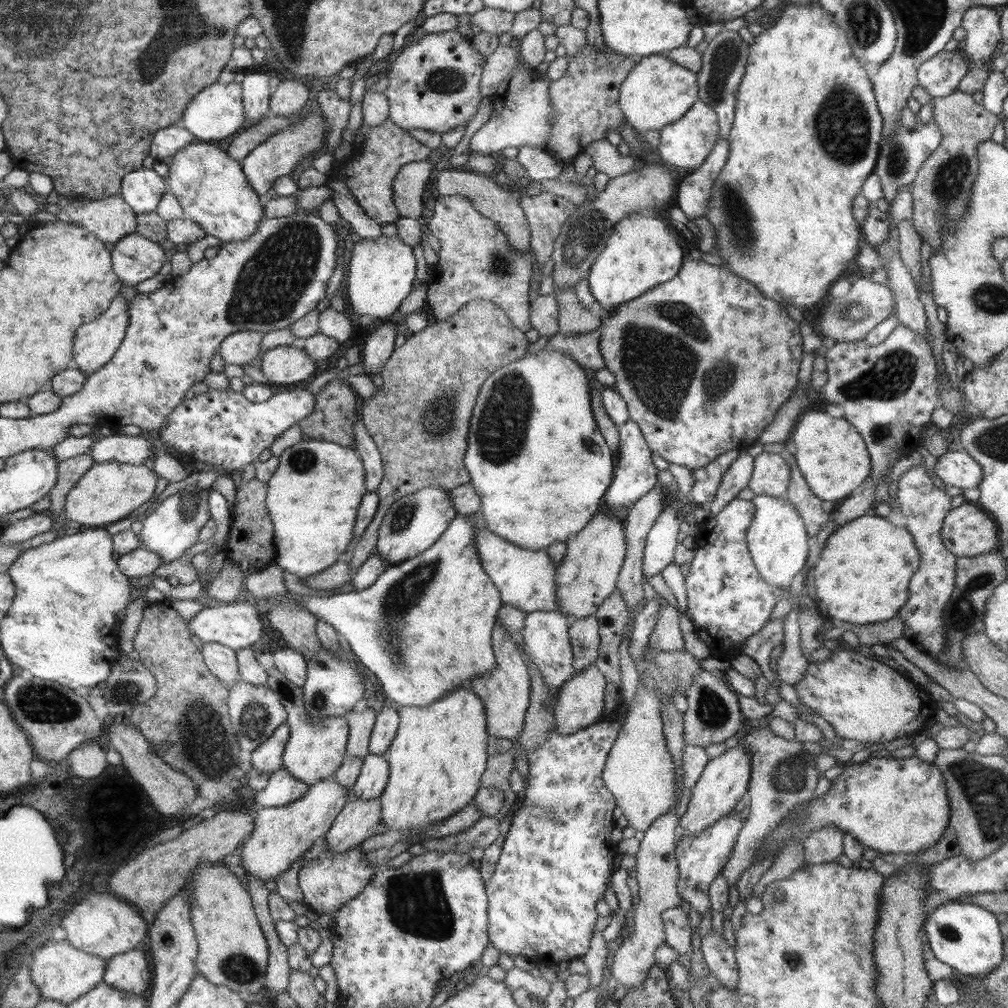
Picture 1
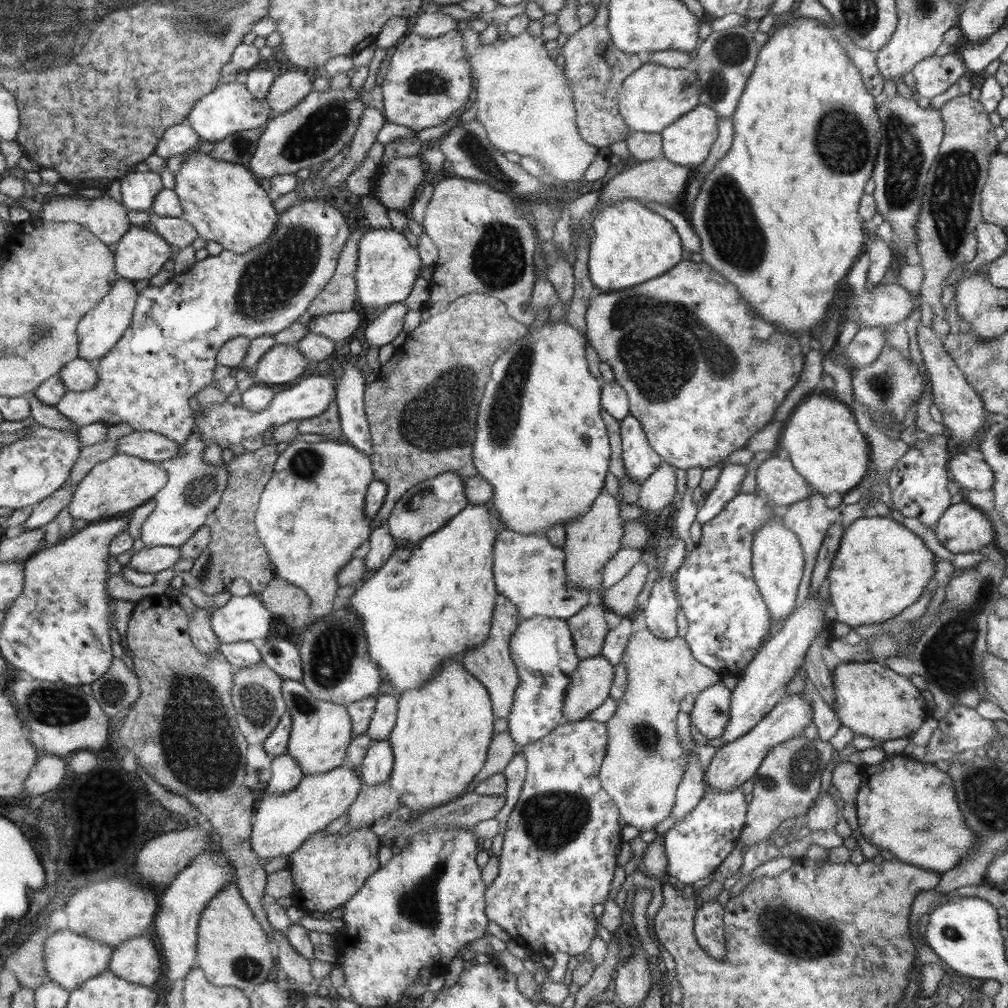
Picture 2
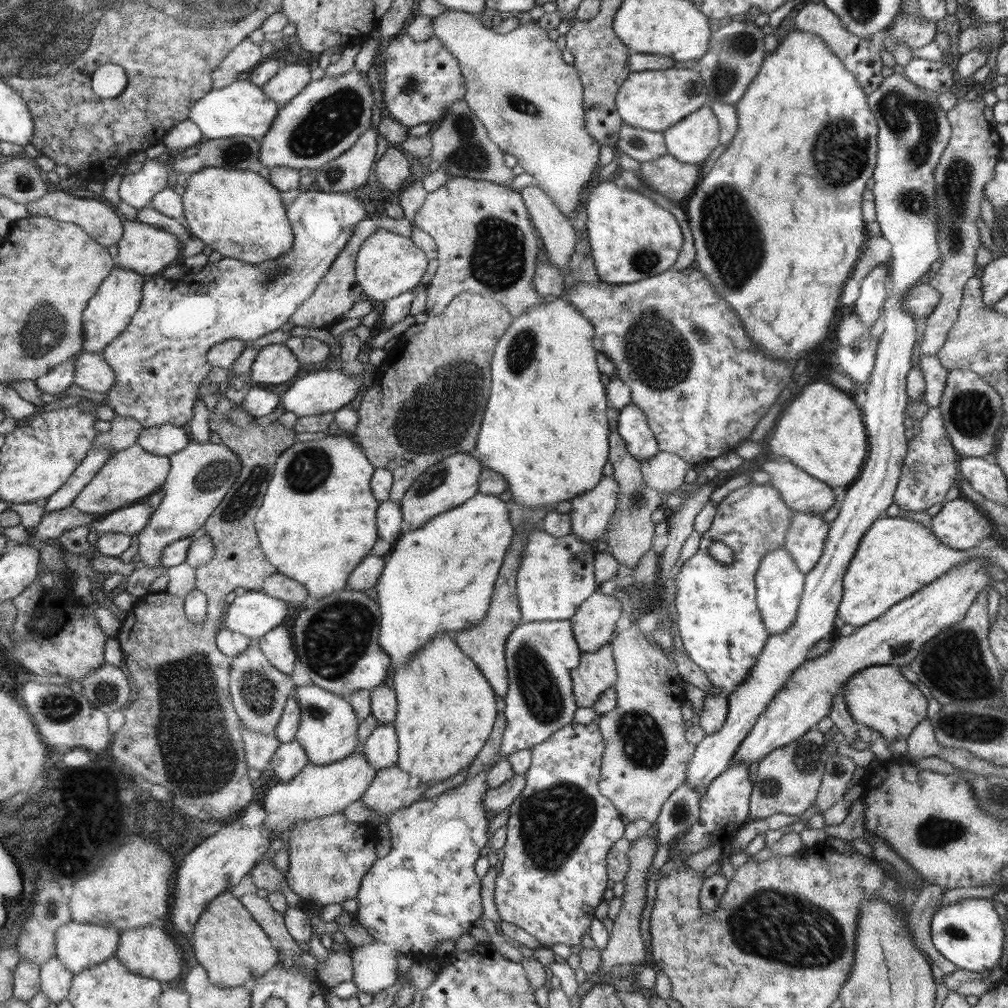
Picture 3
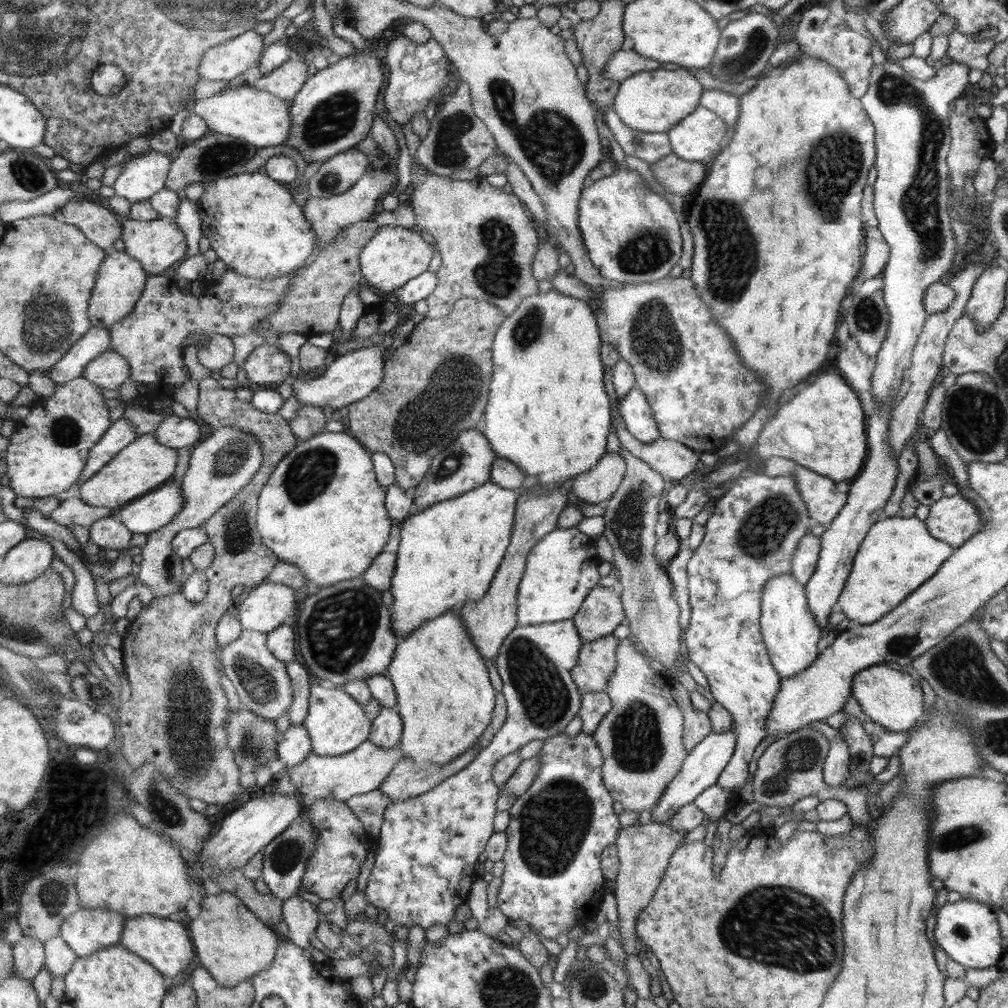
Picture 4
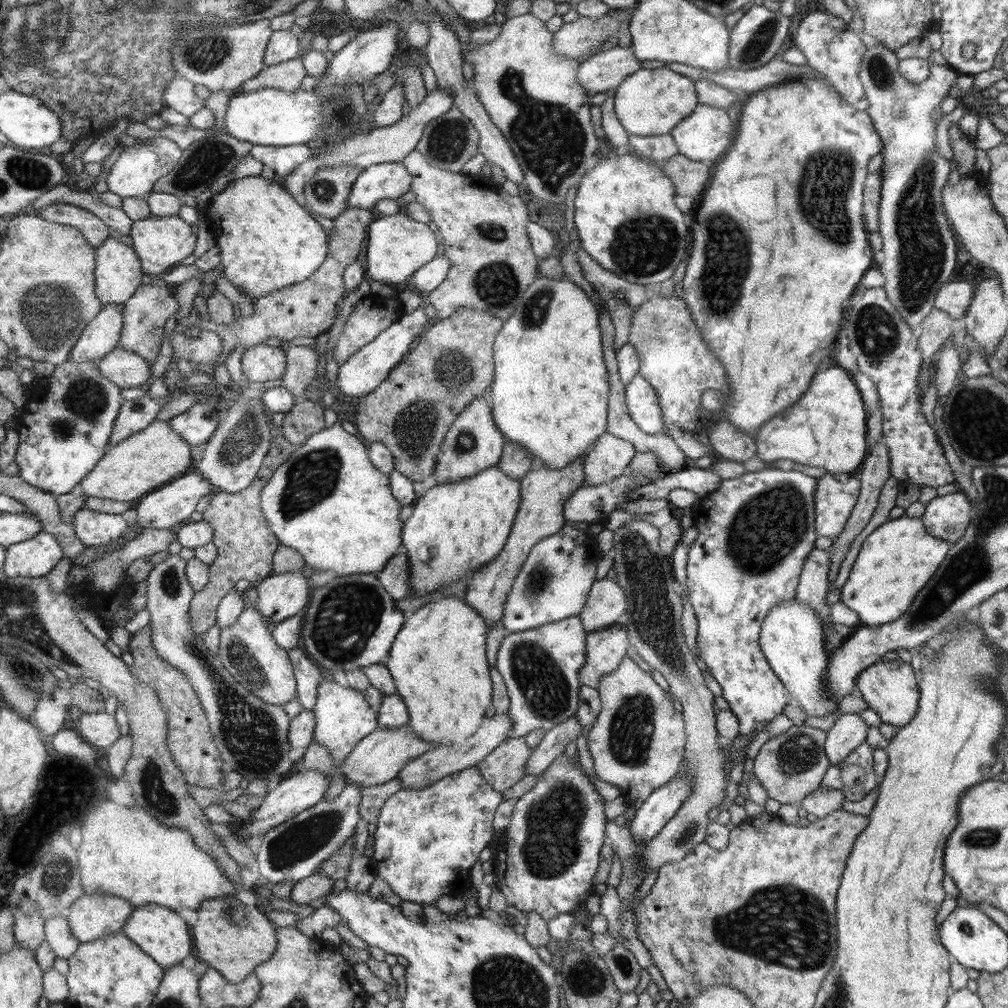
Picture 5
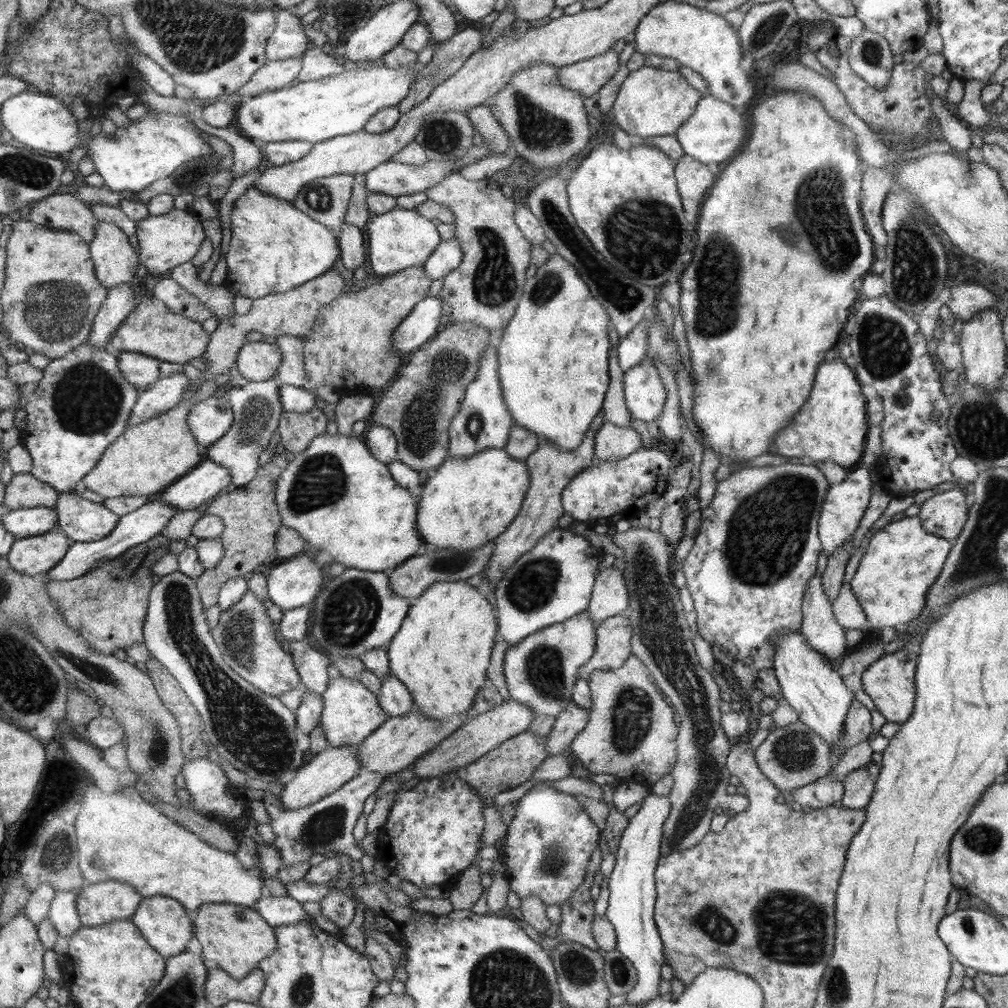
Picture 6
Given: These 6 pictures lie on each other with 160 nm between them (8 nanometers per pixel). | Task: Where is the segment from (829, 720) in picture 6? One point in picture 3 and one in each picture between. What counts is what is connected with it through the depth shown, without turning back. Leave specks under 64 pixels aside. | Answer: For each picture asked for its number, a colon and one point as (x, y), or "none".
3: (780, 585)
4: (789, 631)
5: (791, 639)

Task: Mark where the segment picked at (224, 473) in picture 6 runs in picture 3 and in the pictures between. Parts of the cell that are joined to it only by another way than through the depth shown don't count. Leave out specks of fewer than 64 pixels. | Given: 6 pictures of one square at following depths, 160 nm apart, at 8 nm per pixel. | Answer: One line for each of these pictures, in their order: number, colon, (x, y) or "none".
3: (130, 520)
4: (146, 514)
5: (166, 507)

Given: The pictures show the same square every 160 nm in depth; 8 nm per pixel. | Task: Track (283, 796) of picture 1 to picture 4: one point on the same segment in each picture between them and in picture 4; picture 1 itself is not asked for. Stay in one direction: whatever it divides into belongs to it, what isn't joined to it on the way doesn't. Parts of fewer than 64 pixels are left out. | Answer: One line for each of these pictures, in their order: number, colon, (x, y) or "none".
2: (286, 774)
3: (290, 758)
4: (294, 745)

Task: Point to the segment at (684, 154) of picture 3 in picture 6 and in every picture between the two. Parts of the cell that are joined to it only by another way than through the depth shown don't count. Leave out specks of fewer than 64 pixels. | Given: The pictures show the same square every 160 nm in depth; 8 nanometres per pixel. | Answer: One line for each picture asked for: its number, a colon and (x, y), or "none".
4: (698, 137)
5: (704, 136)
6: (716, 130)

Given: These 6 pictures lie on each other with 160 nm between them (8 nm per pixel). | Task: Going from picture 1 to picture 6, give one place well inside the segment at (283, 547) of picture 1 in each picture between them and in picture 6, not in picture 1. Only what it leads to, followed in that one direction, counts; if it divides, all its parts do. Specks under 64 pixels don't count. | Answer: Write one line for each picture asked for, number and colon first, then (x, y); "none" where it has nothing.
2: (310, 517)
3: (317, 522)
4: (322, 509)
5: (328, 501)
6: (338, 497)

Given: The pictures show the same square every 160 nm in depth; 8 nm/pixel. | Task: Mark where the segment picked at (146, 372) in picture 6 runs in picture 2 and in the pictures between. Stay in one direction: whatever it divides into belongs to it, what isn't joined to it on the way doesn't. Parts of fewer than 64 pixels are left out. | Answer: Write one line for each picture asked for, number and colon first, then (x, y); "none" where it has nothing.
2: (78, 375)
3: (92, 373)
4: (108, 370)
5: (123, 368)

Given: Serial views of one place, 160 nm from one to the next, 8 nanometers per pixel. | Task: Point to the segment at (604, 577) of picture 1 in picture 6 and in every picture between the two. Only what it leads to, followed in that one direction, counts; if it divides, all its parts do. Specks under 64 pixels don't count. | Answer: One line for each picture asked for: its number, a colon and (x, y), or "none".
2: (591, 540)
3: (591, 513)
4: (597, 485)
5: (608, 459)
6: (612, 442)

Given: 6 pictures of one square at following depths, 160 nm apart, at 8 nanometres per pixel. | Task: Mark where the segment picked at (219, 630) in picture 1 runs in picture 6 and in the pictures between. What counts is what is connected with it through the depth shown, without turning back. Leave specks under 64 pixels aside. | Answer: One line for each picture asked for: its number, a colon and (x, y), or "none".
2: (246, 619)
3: (253, 614)
4: (268, 605)
5: (280, 596)
6: (294, 583)

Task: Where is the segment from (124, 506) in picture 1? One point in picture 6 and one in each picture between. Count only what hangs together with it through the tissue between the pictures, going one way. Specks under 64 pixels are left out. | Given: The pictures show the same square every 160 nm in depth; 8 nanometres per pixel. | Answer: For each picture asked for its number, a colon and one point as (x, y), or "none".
2: (115, 487)
3: (130, 475)
4: (143, 465)
5: (144, 461)
6: (146, 458)

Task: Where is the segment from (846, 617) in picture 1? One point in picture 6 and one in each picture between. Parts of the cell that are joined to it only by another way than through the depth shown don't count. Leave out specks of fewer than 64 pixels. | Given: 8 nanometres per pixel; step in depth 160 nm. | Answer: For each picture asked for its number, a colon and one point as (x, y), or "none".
2: (881, 567)
3: (896, 557)
4: (898, 553)
5: (895, 561)
6: (902, 560)

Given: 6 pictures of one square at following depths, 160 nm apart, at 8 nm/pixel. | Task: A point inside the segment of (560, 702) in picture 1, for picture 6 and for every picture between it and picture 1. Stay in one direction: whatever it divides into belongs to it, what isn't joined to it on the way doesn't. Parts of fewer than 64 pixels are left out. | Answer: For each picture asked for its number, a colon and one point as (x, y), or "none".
2: (590, 684)
3: (596, 672)
4: (597, 661)
5: (605, 649)
6: (613, 636)

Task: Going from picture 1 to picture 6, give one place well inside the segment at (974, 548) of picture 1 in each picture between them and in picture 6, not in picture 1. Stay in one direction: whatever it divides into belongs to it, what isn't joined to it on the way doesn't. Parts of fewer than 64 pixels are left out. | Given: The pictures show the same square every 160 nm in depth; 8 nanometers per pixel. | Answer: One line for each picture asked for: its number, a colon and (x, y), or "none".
2: (962, 528)
3: (960, 524)
4: (954, 519)
5: (946, 517)
6: (944, 514)

